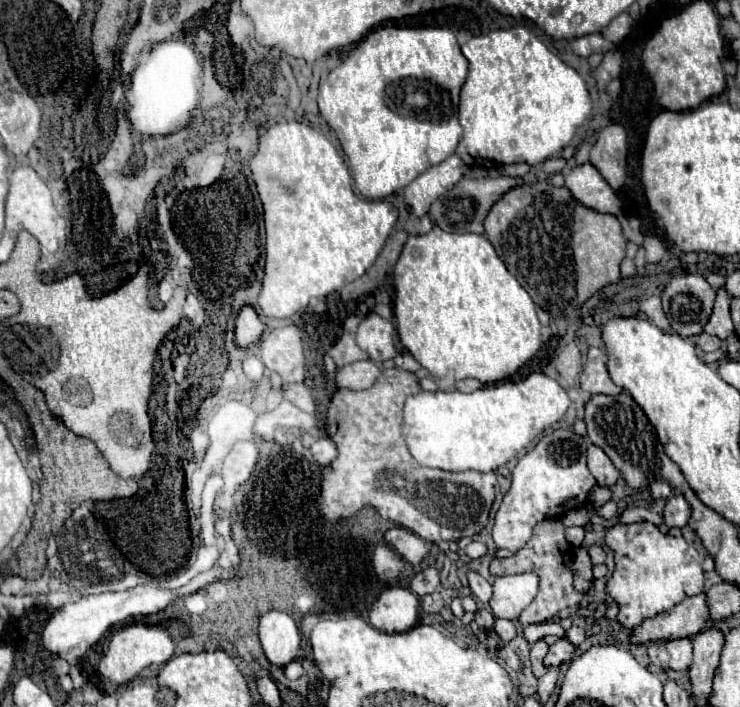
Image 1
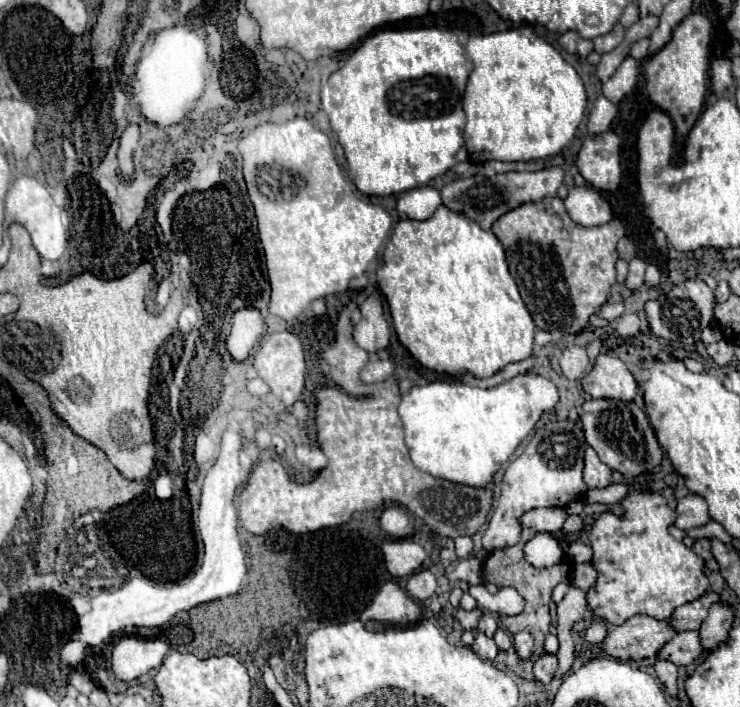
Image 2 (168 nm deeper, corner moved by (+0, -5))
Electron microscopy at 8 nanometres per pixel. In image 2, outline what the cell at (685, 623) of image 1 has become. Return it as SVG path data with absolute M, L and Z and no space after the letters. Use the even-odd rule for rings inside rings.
M632 616L616 626L600 642L602 650L616 660L644 660L656 656L676 632L668 622L648 616Z

